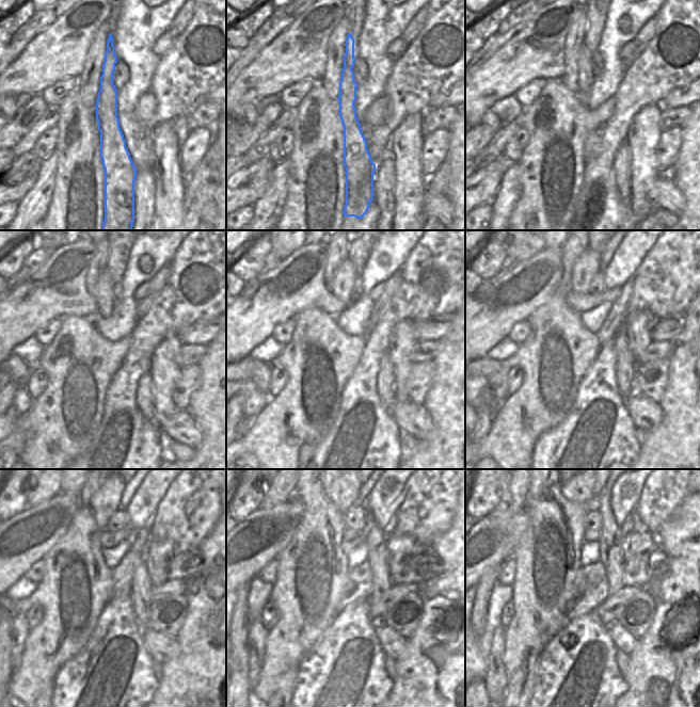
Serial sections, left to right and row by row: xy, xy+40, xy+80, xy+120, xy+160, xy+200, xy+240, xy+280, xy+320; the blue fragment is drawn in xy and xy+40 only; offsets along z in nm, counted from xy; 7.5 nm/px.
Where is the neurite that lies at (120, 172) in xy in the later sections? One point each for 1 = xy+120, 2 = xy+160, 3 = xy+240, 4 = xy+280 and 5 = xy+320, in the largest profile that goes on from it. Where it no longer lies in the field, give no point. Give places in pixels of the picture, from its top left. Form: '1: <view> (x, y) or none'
1: xy+120 (104, 292)
2: xy+160 (341, 284)
3: xy+240 (106, 501)
4: xy+280 (344, 493)
5: xy+320 (581, 491)

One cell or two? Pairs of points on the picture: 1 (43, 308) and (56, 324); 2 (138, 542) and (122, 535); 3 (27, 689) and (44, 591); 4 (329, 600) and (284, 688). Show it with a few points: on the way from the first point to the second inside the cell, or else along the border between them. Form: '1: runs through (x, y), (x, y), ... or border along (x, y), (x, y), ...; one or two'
1: border along (61, 318), (52, 318), (33, 335); two
2: border along (137, 530), (130, 542); two
3: runs through (40, 664), (42, 654), (50, 644), (50, 615); one
4: border along (298, 665), (293, 667), (277, 686); two

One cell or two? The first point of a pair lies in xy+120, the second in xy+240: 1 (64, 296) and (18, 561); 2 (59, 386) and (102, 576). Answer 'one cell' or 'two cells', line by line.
1: one cell
2: one cell

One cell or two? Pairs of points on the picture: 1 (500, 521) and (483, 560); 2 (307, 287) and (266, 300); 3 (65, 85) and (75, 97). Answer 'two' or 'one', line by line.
1: one
2: one
3: two

